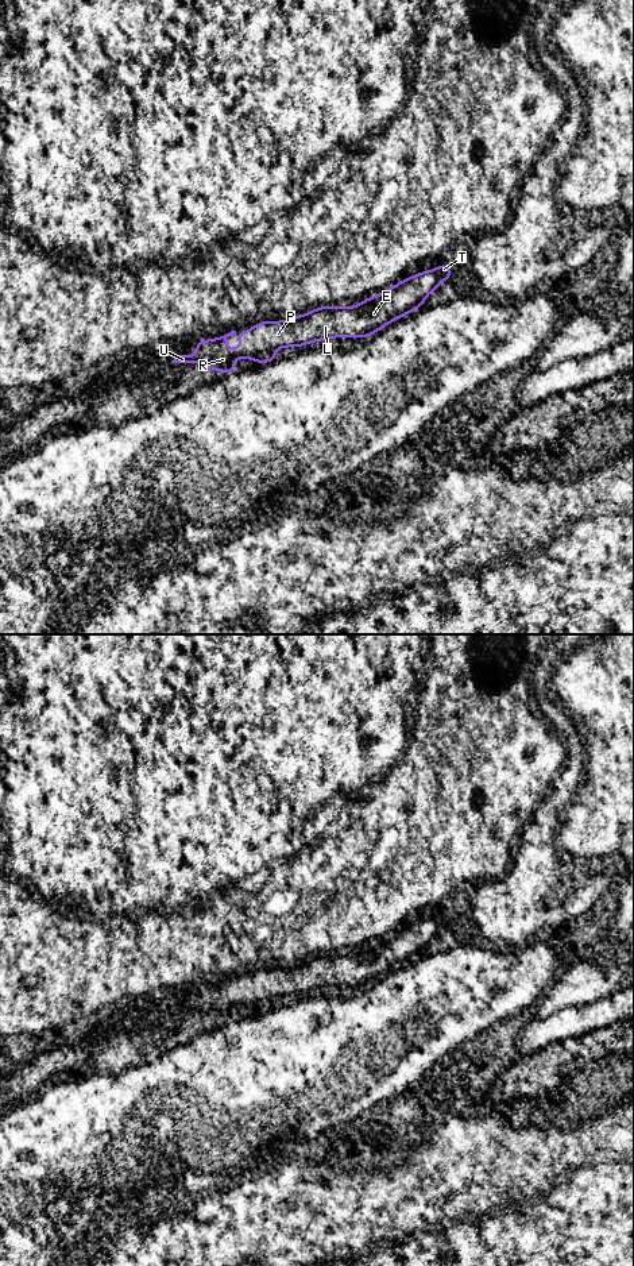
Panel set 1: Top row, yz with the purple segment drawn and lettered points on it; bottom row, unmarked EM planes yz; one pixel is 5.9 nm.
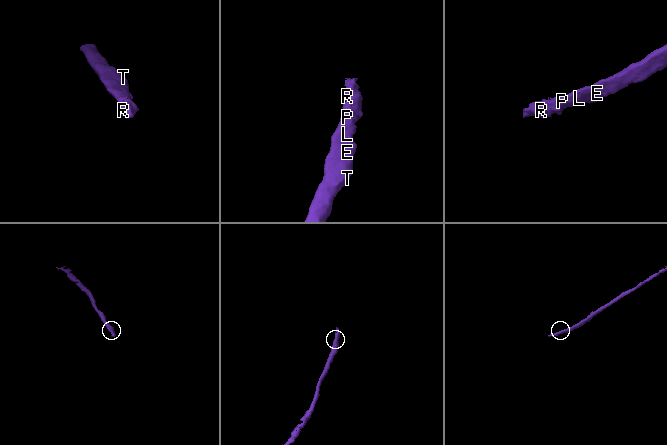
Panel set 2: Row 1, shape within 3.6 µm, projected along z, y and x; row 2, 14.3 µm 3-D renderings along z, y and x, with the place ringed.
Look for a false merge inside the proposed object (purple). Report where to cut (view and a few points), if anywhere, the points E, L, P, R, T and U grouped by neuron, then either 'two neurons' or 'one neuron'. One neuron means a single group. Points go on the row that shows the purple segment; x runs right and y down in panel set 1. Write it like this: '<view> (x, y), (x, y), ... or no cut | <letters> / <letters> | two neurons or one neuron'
no cut | E L P R T U | one neuron

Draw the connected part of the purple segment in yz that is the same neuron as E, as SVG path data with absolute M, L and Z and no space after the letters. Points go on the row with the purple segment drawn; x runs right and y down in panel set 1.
M442 262L437 269L421 271L351 308L321 306L290 320L258 323L250 331L240 332L241 346L232 351L227 350L227 337L236 335L236 331L197 341L193 344L198 348L197 355L177 355L173 363L201 363L205 368L233 374L236 358L270 363L275 360L278 348L341 336L364 339L422 306L428 294L438 290L438 285L448 278L452 278L452 269Z

